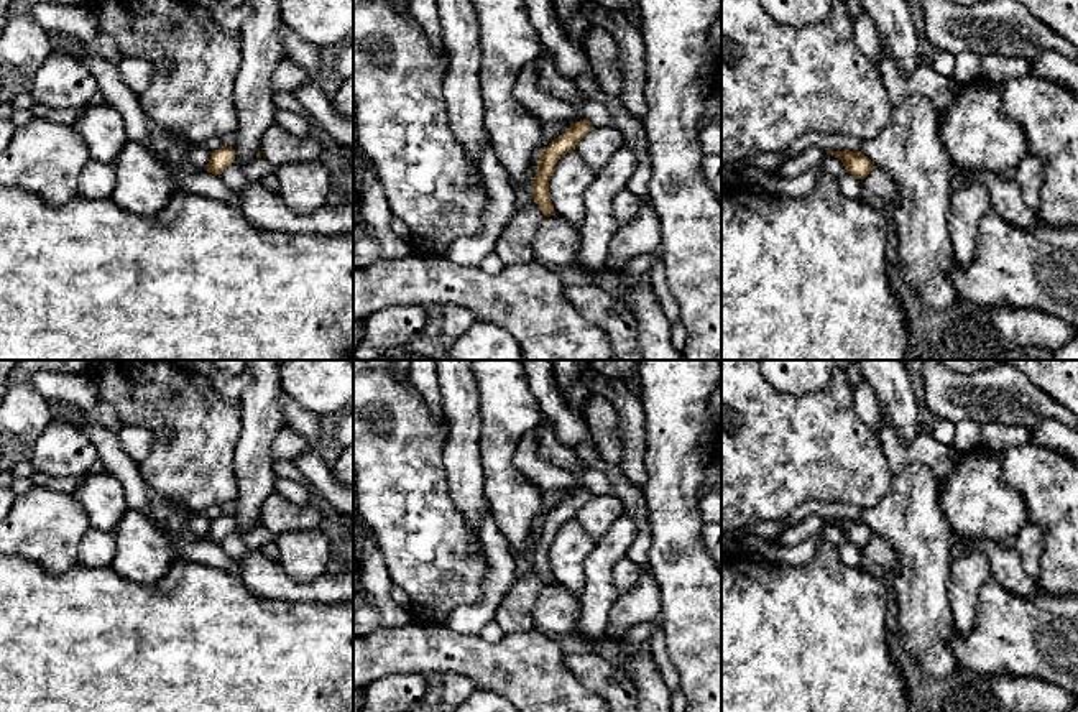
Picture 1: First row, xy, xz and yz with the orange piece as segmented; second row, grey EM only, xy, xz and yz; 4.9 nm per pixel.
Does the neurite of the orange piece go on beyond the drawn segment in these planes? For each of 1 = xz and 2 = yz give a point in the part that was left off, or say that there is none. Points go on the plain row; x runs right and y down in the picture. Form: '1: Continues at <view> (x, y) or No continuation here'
1: No continuation here
2: No continuation here

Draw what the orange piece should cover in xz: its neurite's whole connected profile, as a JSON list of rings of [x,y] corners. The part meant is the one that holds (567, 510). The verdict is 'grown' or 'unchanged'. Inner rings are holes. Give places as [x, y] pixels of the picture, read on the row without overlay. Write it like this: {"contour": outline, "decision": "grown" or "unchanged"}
{"contour": [[[583,487],[555,506],[546,518],[541,520],[539,533],[532,551],[532,569],[541,576],[544,585],[555,584],[549,561],[549,548],[554,543],[557,529],[569,520],[574,520],[577,511],[593,497],[592,490]]], "decision": "unchanged"}

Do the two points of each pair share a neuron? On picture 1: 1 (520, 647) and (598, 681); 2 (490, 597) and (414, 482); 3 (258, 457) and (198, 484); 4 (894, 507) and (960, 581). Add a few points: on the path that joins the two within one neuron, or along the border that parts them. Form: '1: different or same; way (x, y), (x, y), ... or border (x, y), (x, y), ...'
1: different; border (564, 655), (564, 665), (594, 693)
2: different; border (482, 548), (483, 592), (454, 610)
3: different; border (242, 429), (235, 448), (237, 495), (232, 500)
4: different; border (952, 550), (949, 563), (949, 607)

